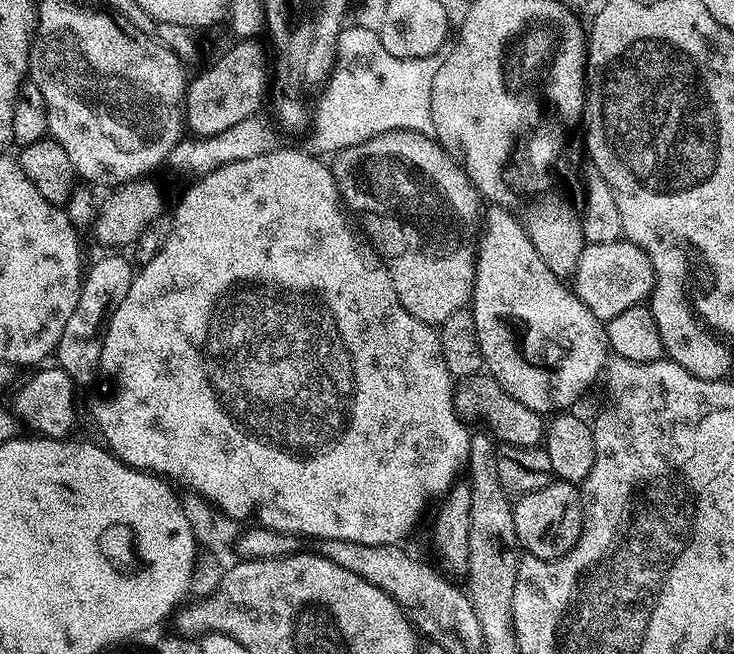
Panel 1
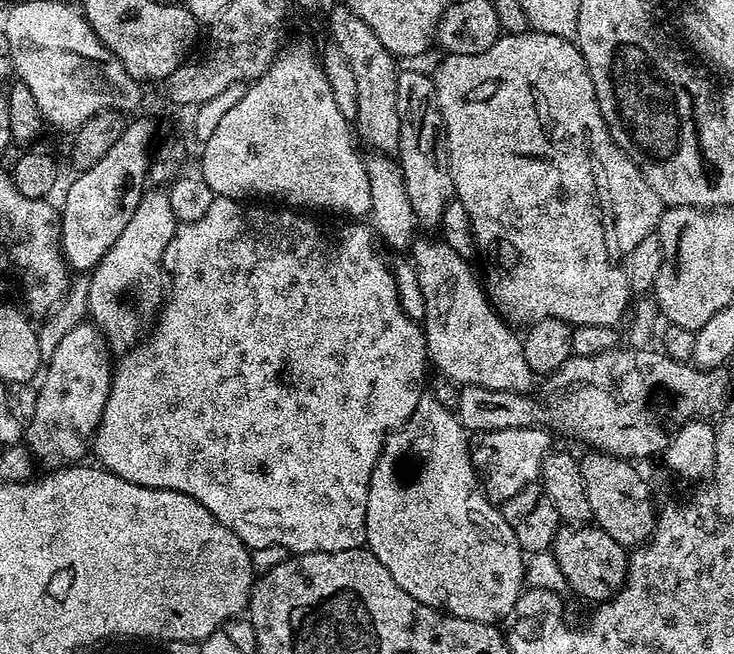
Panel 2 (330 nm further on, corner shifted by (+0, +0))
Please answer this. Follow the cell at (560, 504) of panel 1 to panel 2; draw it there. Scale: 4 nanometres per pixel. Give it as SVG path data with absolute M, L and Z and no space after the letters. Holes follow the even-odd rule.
M564 526L556 534L551 553L564 575L564 583L573 588L584 600L603 602L620 592L628 577L629 549L614 542L610 534L595 526Z

